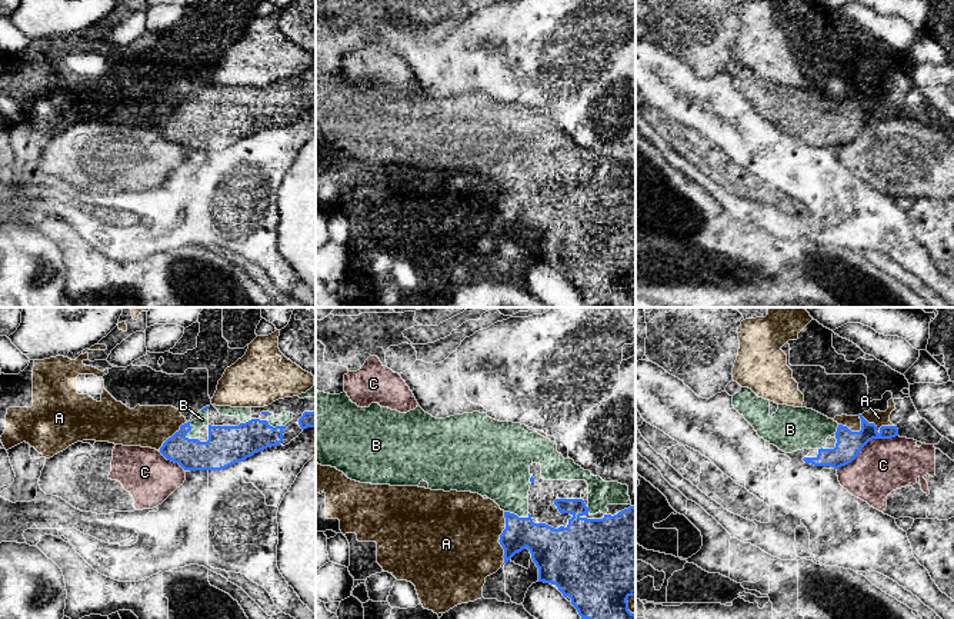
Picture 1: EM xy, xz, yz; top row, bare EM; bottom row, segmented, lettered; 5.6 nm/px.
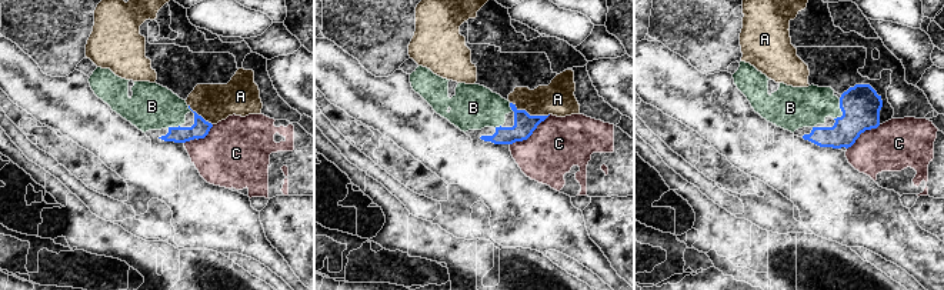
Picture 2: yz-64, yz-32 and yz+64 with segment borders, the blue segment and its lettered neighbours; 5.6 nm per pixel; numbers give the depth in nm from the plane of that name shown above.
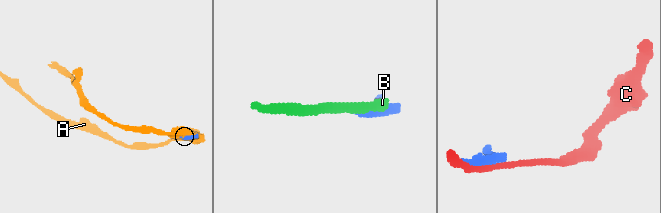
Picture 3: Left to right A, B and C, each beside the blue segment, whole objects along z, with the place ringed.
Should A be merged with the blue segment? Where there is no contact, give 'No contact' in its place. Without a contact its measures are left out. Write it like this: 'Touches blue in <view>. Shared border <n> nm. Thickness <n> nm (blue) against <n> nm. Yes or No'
Touches blue in yz. Shared border 320 nm. Thickness 150 nm (blue) against 80 nm. No

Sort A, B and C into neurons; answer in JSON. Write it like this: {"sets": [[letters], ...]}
{"sets": [["A"], ["B"], ["C"]]}

